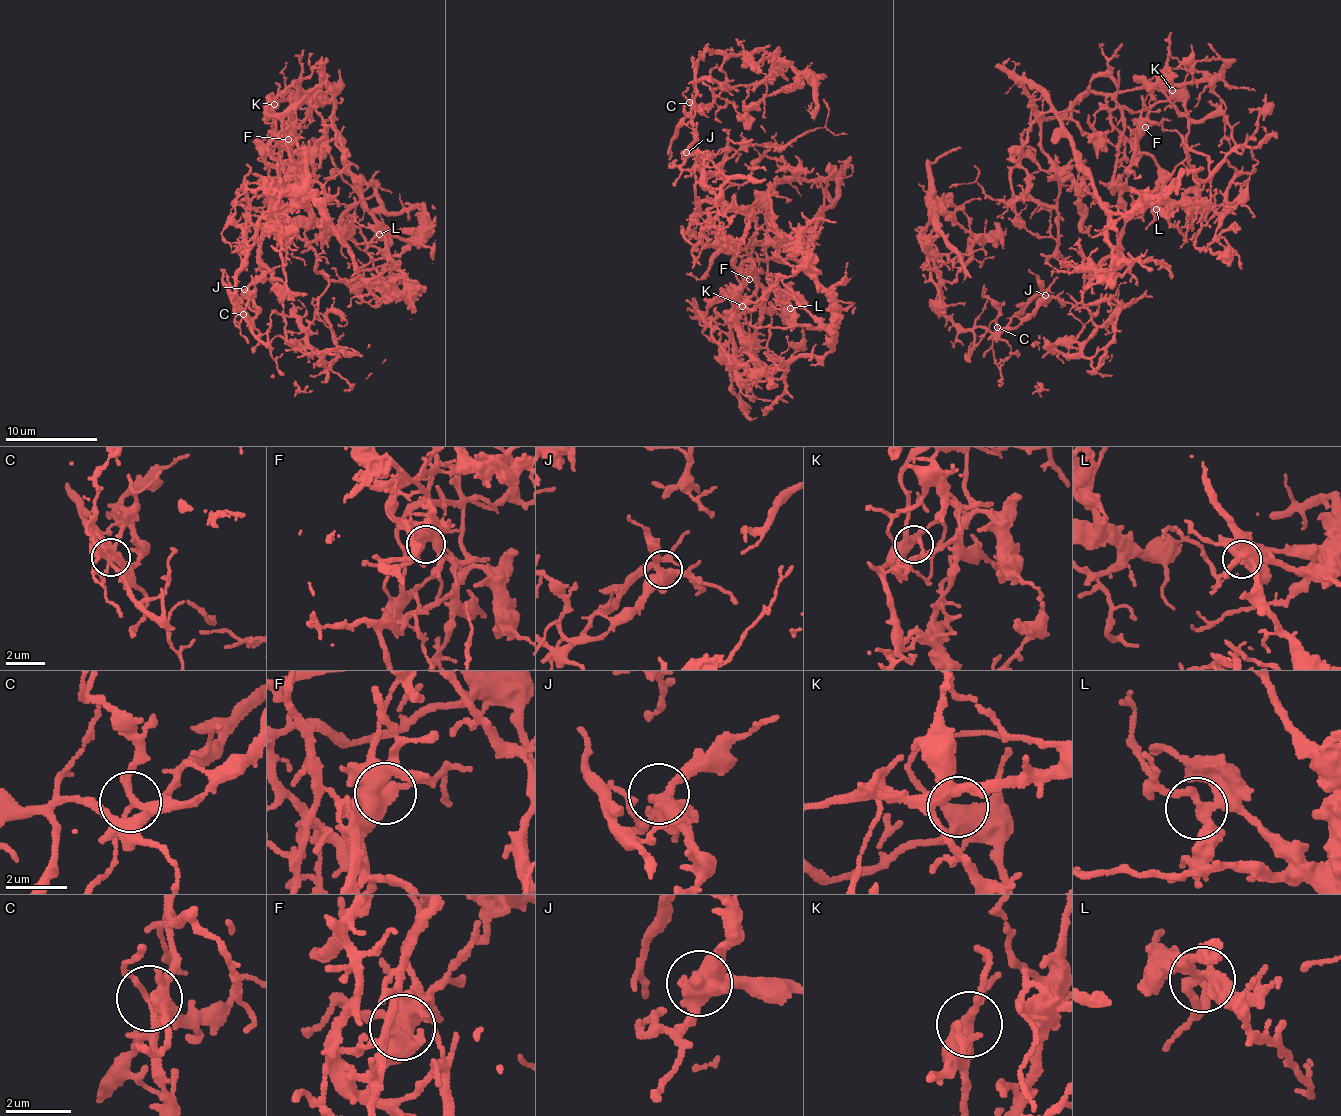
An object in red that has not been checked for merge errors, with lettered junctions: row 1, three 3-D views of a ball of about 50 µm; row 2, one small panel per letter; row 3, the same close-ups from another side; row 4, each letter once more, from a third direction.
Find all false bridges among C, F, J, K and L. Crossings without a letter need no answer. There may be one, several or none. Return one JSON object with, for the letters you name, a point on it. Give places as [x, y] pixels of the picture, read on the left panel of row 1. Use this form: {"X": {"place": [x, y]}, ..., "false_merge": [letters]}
{"false_merge": []}

